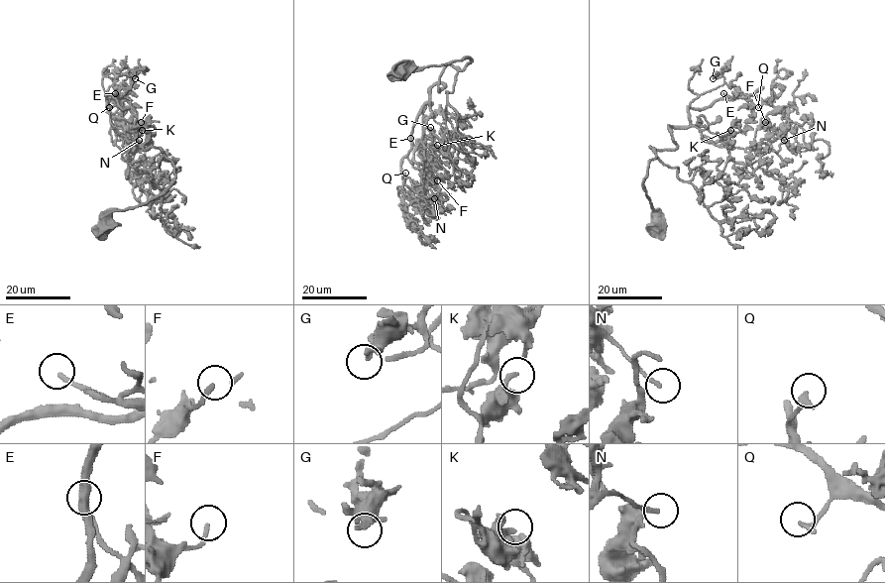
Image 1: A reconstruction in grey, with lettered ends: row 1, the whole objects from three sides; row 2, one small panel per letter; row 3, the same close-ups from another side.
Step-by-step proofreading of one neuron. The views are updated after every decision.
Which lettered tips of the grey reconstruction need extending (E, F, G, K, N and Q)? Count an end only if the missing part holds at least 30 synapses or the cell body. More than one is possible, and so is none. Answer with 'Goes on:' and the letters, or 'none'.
Goes on: E, G, Q

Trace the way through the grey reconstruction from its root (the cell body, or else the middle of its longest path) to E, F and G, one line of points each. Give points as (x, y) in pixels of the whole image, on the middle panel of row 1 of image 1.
E: (401, 71), (471, 59), (447, 64), (446, 86), (431, 88), (410, 134), (418, 164), (410, 138)
F: (401, 71), (471, 59), (463, 69), (447, 64), (438, 90), (446, 86), (431, 88), (423, 158), (437, 180)
G: (401, 71), (471, 59), (463, 69), (447, 64), (438, 90), (446, 86), (431, 88), (424, 140), (430, 127)

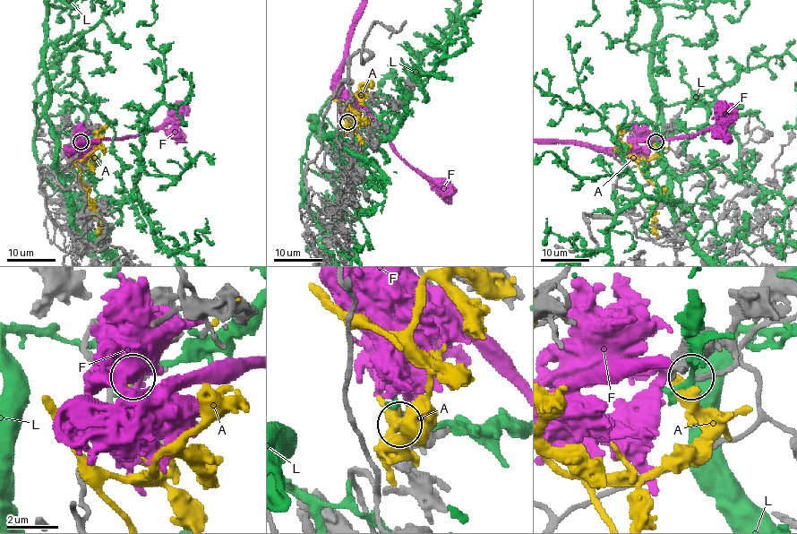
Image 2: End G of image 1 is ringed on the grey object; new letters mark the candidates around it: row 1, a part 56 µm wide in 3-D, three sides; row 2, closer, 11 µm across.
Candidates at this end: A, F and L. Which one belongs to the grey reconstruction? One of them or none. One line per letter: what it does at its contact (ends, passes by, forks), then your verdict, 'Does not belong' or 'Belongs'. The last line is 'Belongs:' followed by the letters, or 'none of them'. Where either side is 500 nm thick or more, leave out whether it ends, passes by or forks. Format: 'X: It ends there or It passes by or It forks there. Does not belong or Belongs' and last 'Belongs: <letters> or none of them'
A: It passes by. Does not belong
F: It passes by. Does not belong
L: It passes by. Does not belong
Belongs: none of them

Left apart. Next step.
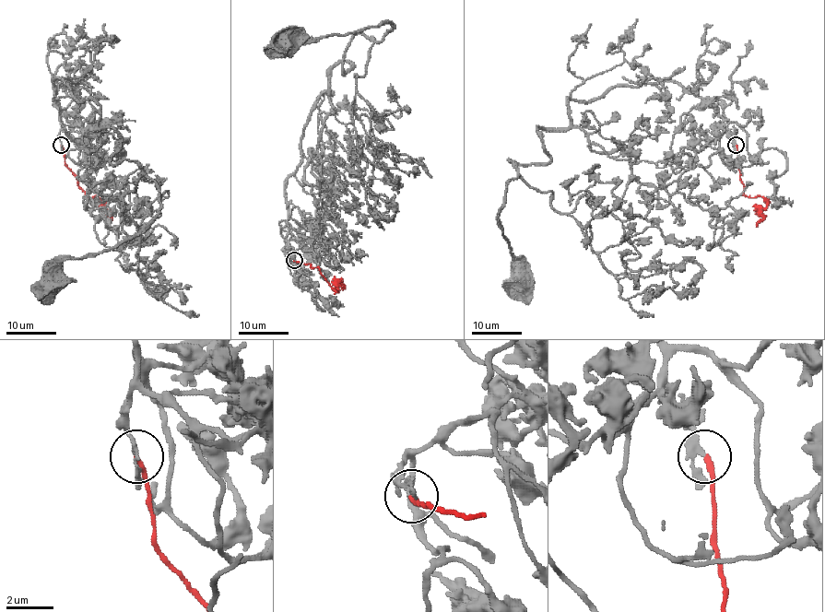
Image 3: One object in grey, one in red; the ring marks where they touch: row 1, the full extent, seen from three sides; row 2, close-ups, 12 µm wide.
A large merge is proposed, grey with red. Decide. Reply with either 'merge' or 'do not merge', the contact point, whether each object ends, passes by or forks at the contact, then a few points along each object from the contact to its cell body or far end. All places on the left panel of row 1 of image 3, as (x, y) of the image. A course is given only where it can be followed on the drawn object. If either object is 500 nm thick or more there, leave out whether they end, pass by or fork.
merge | (61, 145) | grey passes by | red ends | grey via (61, 145), (57, 77), (100, 106), (97, 129), (121, 139), (110, 162), (135, 161), (159, 209), (53, 277) | red via (61, 145), (64, 165), (76, 178), (78, 186), (88, 197), (97, 196), (105, 204), (111, 219), (109, 227)

